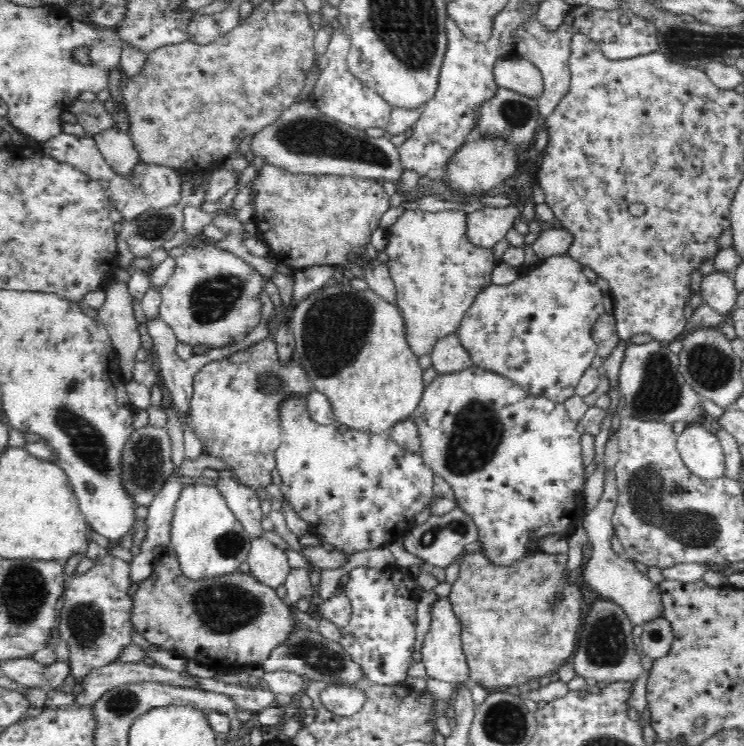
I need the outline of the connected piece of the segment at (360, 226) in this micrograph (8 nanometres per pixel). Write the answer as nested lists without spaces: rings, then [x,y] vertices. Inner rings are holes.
[[[264,164],[252,180],[254,222],[270,248],[270,258],[289,268],[335,265],[363,278],[364,271],[347,259],[349,252],[361,252],[370,243],[373,230],[389,208],[382,184],[372,179],[335,174],[292,174],[279,166]]]

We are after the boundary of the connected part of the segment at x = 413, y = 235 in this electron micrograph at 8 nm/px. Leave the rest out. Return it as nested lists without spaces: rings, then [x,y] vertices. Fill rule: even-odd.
[[[406,210],[386,230],[388,244],[383,250],[388,256],[387,269],[395,284],[397,306],[406,322],[408,345],[417,357],[431,354],[433,346],[444,335],[460,326],[479,292],[491,284],[492,268],[498,264],[494,249],[474,245],[467,237],[467,213],[460,210],[429,212]]]

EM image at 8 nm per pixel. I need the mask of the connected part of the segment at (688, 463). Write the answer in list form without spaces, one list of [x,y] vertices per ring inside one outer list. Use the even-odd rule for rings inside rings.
[[[688,425],[678,434],[676,447],[684,465],[699,478],[726,476],[725,454],[717,434],[702,426]]]

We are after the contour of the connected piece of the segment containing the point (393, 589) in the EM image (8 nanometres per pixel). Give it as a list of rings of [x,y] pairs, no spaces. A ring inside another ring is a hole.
[[[390,566],[386,568],[354,568],[348,574],[348,582],[344,585],[344,592],[350,599],[351,618],[341,629],[339,643],[349,654],[351,659],[361,666],[363,674],[378,685],[393,686],[396,682],[404,682],[406,672],[413,663],[412,653],[415,638],[416,602],[421,586],[416,581],[409,568]]]

